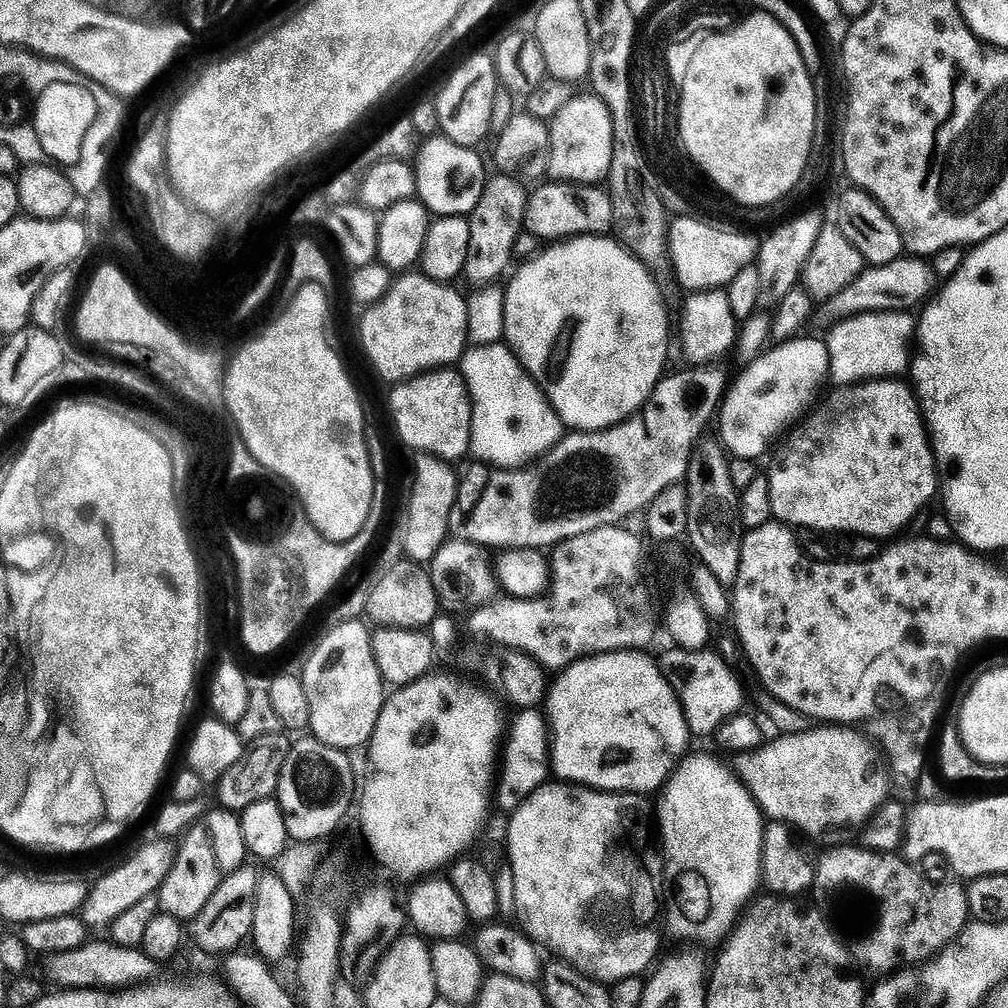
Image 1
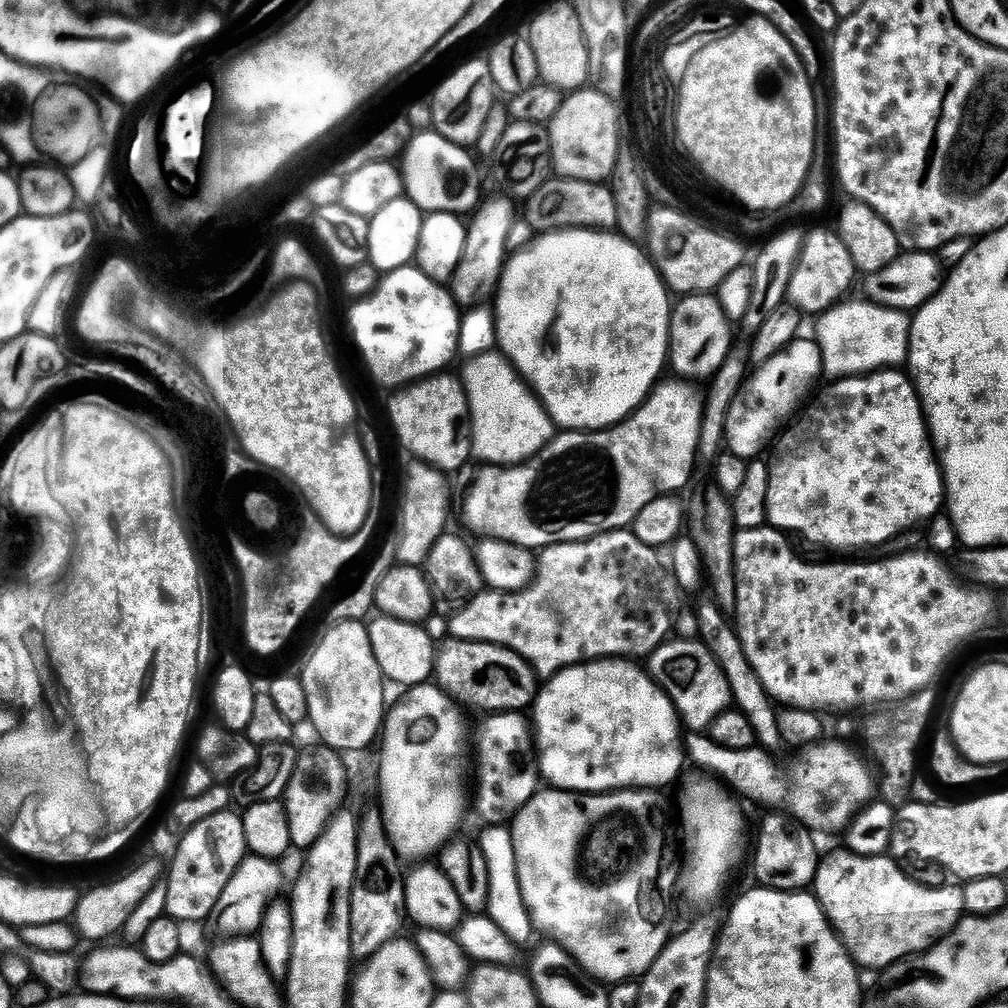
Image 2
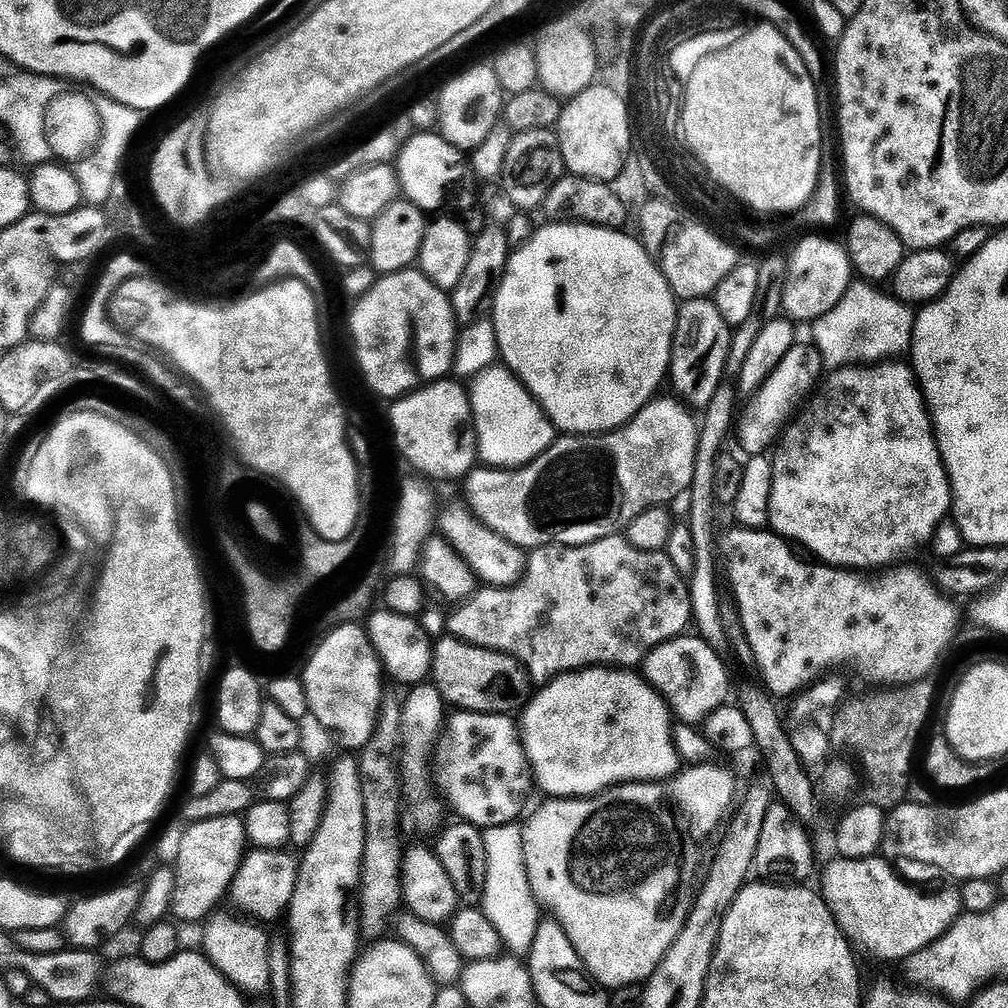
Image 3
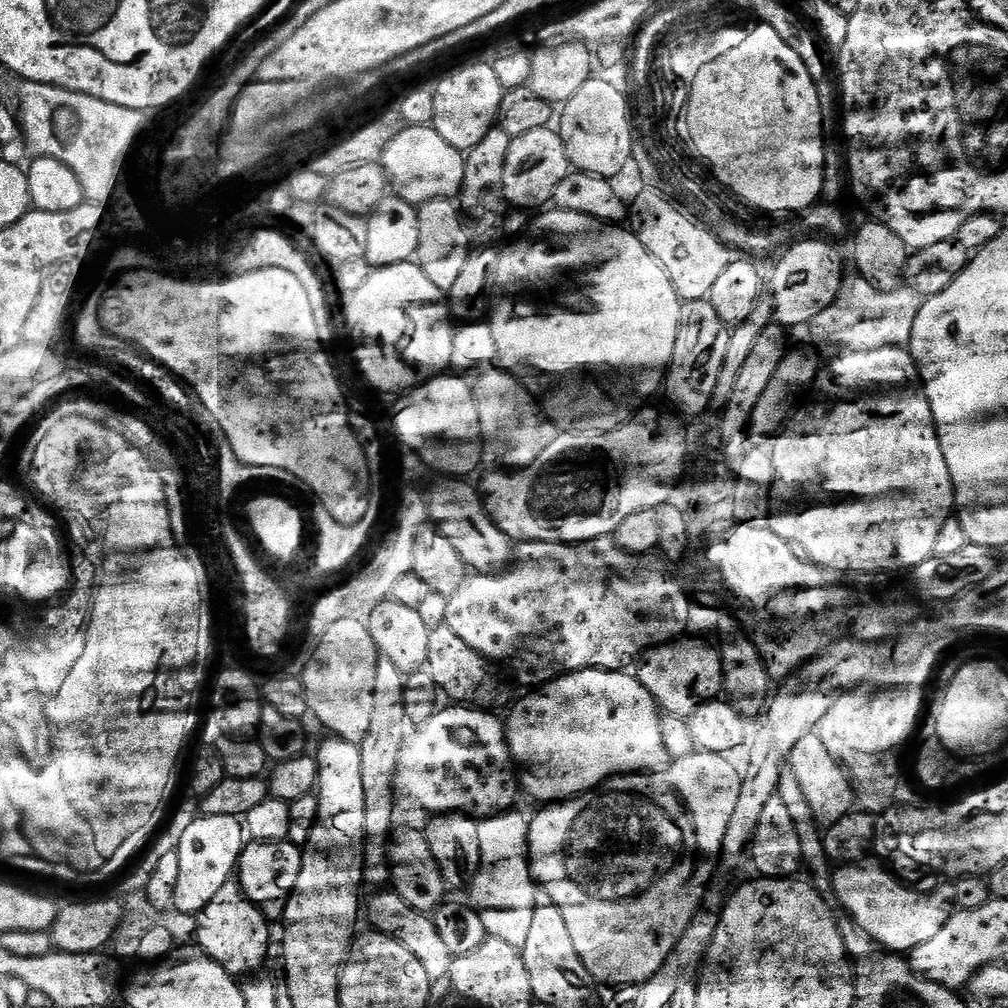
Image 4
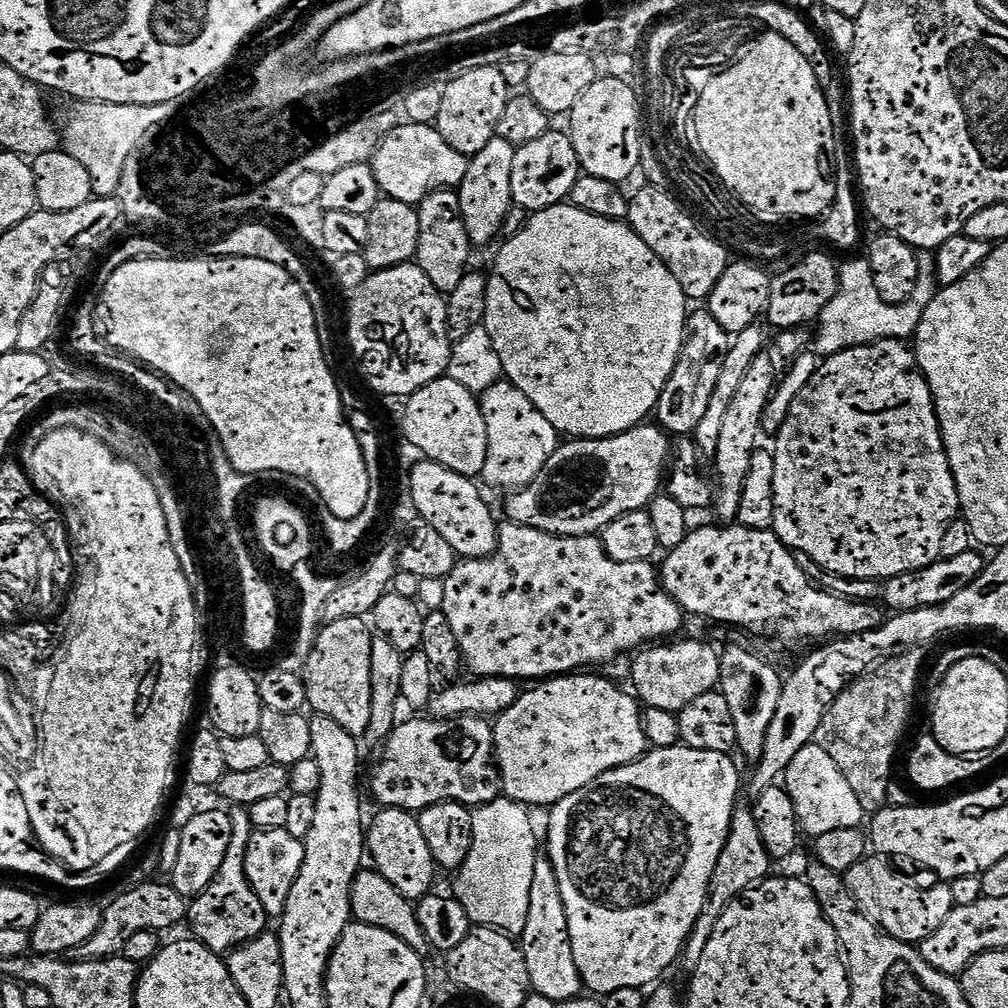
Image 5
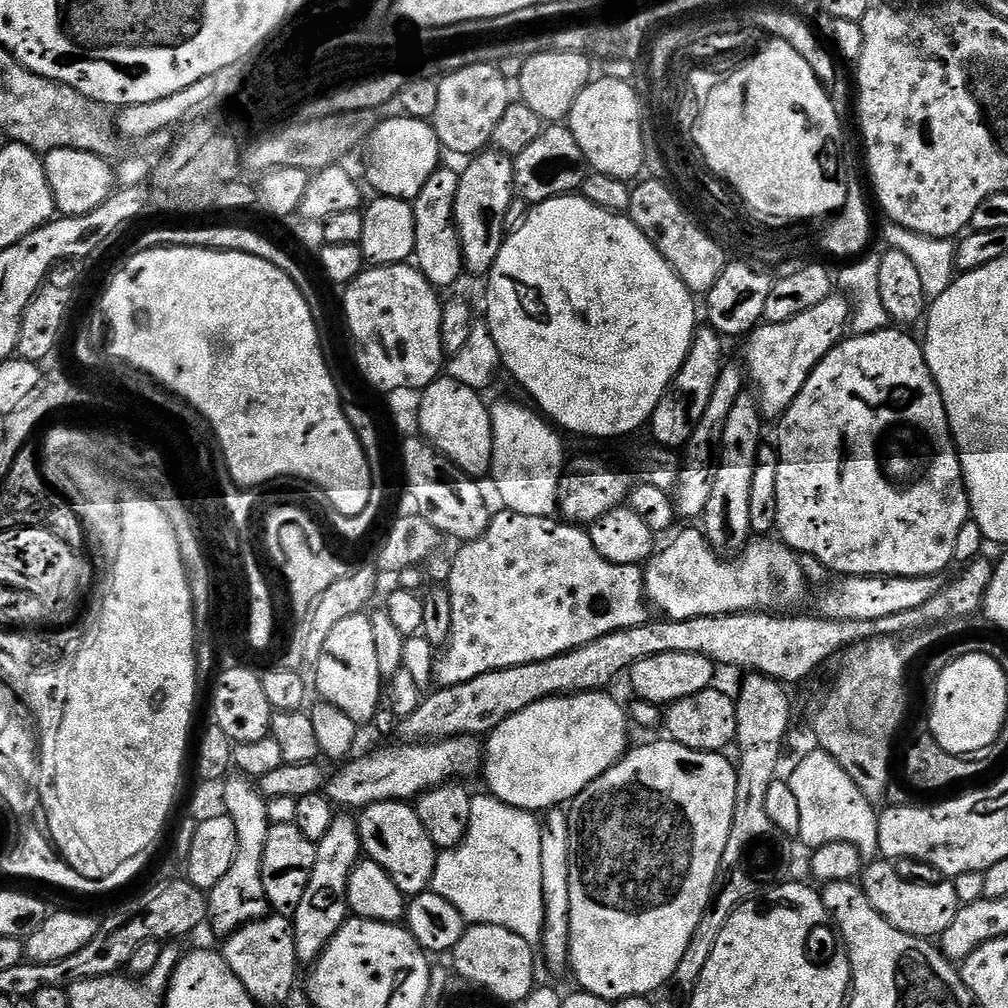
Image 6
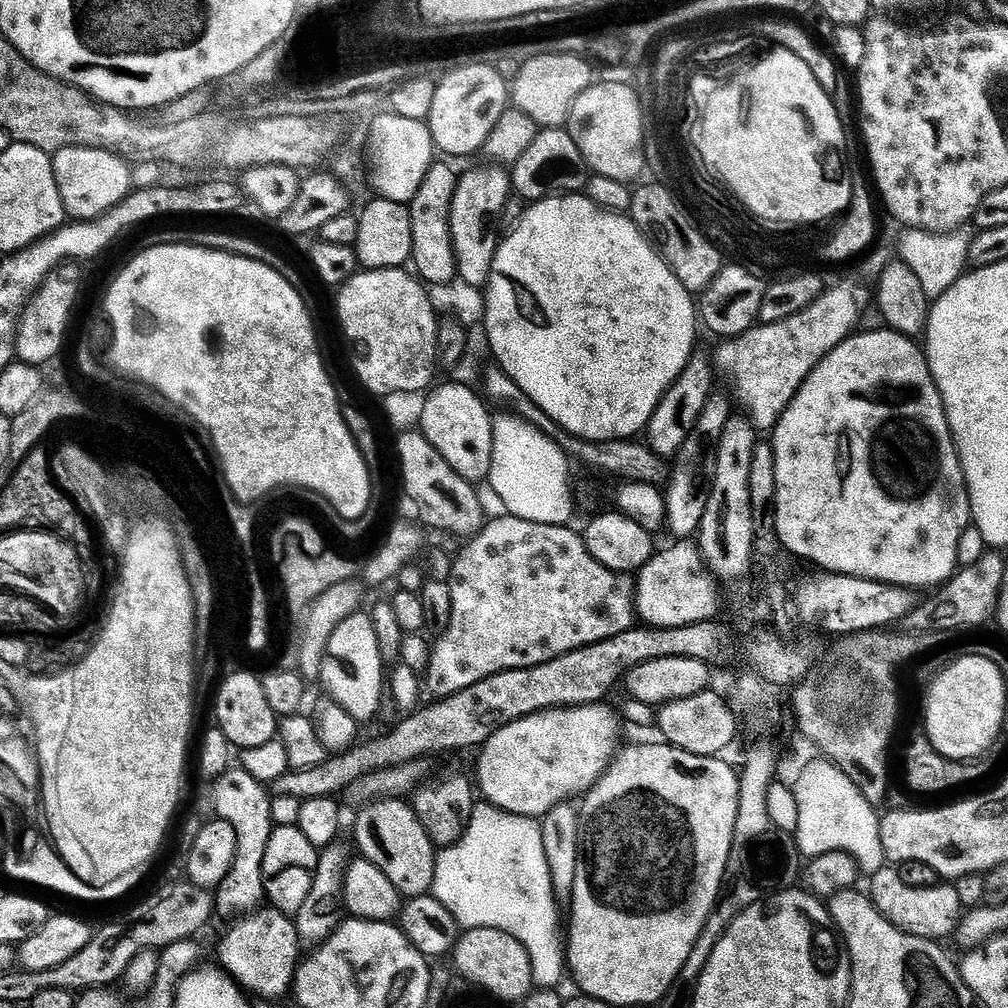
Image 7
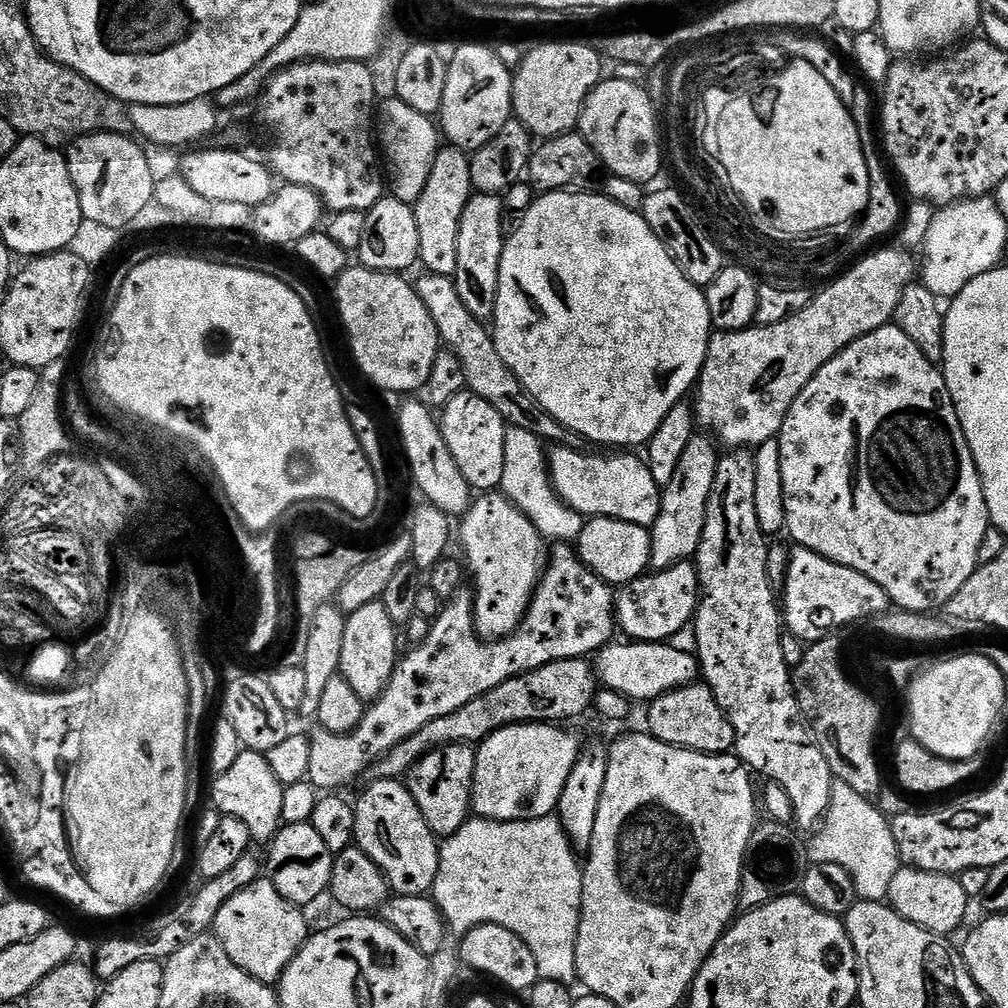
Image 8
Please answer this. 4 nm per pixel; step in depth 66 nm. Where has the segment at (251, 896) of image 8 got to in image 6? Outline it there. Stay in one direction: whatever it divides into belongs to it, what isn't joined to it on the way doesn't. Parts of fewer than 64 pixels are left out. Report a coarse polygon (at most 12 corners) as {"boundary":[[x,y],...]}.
{"boundary":[[269,914],[223,941],[257,1005],[296,988],[296,935]]}

